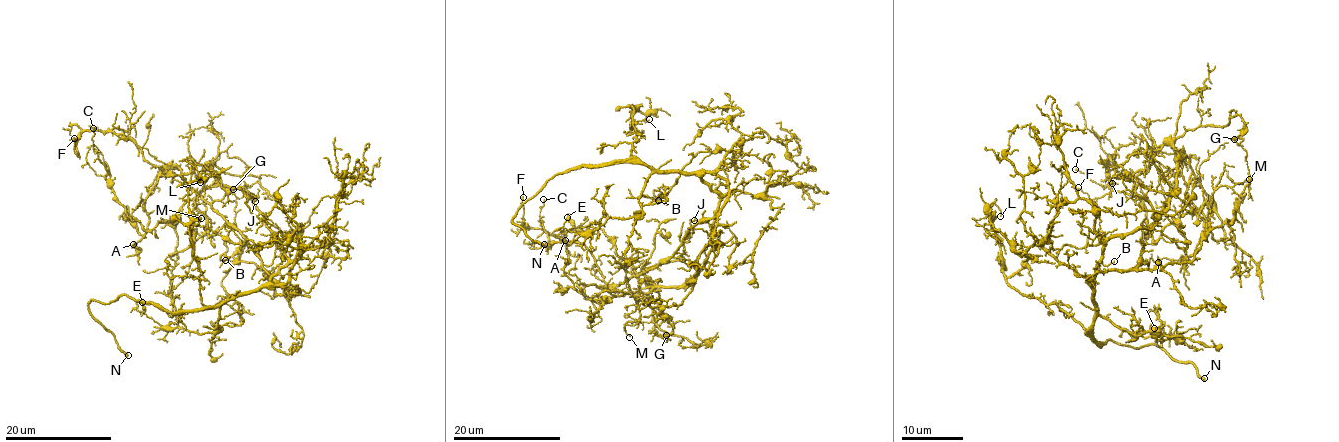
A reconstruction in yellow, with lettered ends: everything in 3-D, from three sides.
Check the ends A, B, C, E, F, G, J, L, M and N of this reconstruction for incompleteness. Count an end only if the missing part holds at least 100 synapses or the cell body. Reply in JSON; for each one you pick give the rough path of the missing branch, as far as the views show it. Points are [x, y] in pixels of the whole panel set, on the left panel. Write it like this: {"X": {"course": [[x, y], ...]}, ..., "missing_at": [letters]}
{"N": {"course": [[128, 355], [136, 367], [136, 401], [140, 414], [118, 440]]}, "missing_at": ["N"]}

